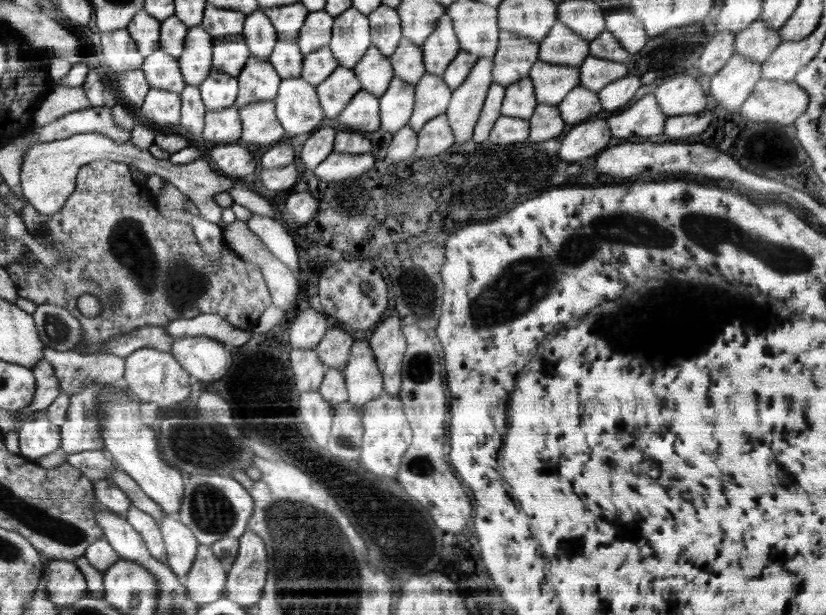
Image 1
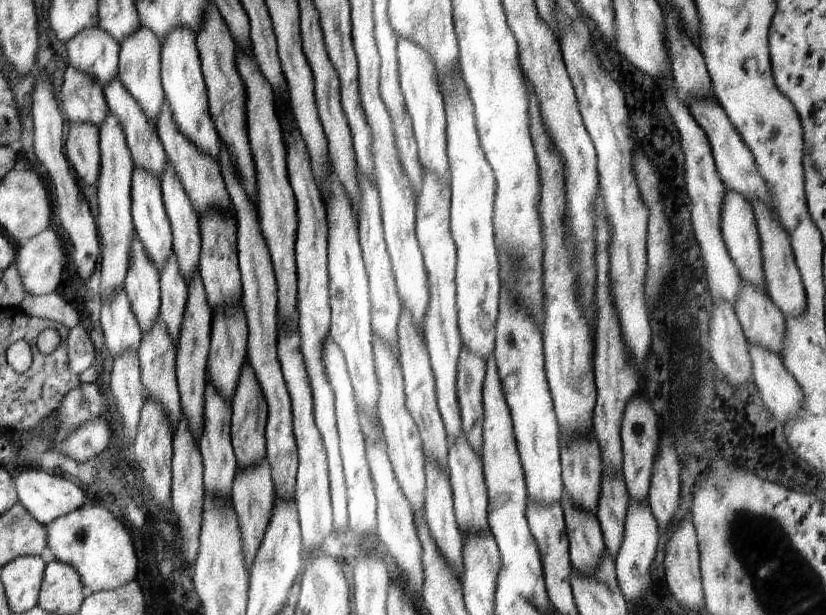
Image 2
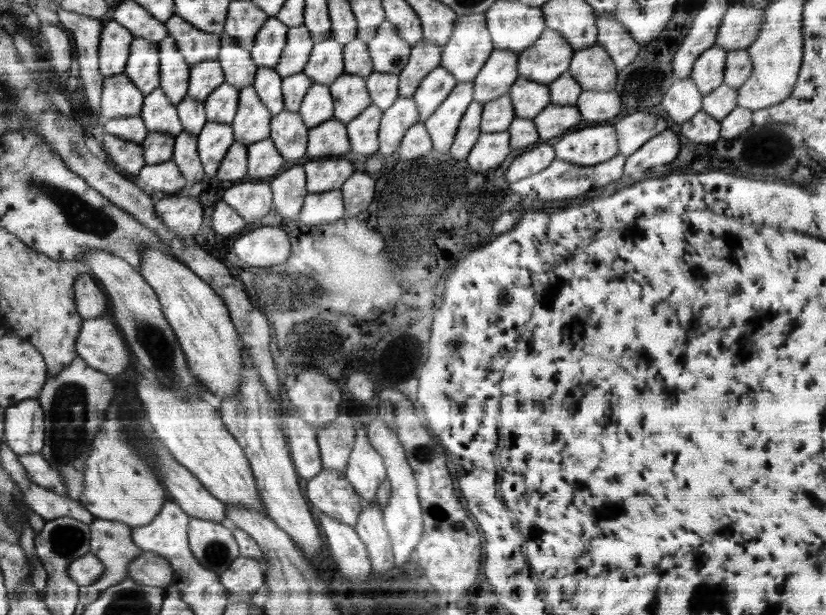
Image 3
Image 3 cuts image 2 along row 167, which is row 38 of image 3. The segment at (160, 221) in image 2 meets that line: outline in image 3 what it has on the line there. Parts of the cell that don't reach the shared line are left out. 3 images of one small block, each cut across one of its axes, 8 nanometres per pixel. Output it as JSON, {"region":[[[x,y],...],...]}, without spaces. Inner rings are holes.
{"region":[[[135,38],[132,44],[132,54],[129,55],[125,74],[137,85],[141,92],[150,94],[159,87],[159,44]]]}

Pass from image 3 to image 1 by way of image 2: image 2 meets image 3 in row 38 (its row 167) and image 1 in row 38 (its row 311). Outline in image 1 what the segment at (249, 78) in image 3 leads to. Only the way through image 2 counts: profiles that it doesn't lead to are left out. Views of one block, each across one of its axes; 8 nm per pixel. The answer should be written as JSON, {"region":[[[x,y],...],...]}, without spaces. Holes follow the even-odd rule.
{"region":[[[260,8],[246,15],[241,36],[251,56],[268,60],[277,41],[277,32],[271,20]]]}

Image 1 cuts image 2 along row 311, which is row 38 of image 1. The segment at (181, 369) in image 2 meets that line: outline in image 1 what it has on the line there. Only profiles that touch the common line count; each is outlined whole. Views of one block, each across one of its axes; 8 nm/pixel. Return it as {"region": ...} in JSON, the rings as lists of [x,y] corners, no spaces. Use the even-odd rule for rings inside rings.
{"region":[[[201,25],[188,28],[184,50],[177,58],[186,85],[199,86],[210,74],[213,41]]]}

